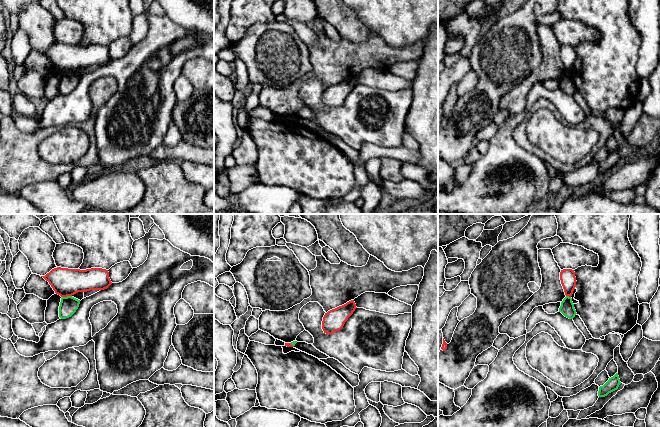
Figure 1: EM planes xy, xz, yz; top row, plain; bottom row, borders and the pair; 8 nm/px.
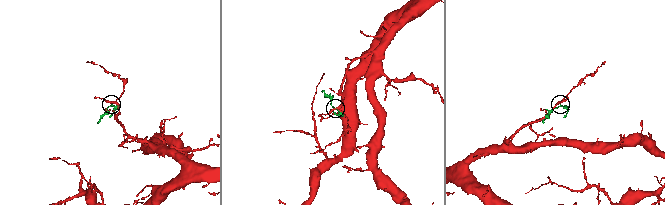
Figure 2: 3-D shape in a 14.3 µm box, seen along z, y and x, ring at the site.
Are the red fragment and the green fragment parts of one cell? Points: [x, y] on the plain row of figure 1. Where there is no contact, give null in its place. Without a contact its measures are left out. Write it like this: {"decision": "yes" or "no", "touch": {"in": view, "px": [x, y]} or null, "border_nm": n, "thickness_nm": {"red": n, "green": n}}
{"decision": "no", "touch": {"in": "xy", "px": [66, 72]}, "border_nm": 80, "thickness_nm": {"red": 220, "green": 140}}

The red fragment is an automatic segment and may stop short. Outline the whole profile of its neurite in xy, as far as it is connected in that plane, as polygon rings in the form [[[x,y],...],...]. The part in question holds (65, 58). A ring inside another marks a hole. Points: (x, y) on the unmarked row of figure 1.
[[[57,43],[41,53],[48,57],[55,69],[61,73],[90,66],[101,67],[112,60],[108,46],[102,44],[80,46]]]

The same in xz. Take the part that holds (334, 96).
[[[351,76],[346,80],[325,89],[322,97],[322,105],[324,109],[332,110],[341,106],[356,84],[354,76]]]

